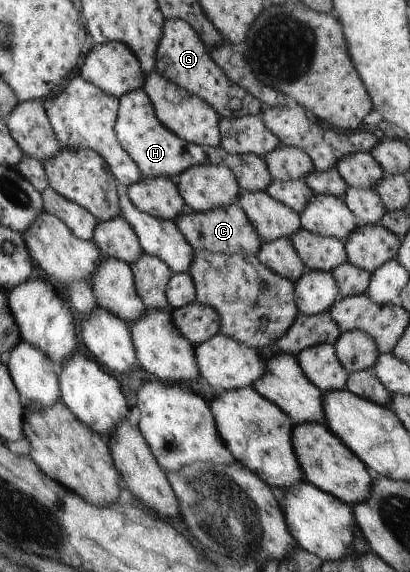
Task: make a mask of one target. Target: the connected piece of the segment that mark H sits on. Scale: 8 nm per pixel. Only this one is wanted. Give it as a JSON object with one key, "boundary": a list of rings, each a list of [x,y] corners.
{"boundary":[[[143,89],[131,91],[120,98],[114,129],[121,148],[139,167],[142,178],[167,177],[167,179],[176,180],[189,167],[208,163],[203,147],[187,144],[159,123],[155,117],[151,101]]]}

